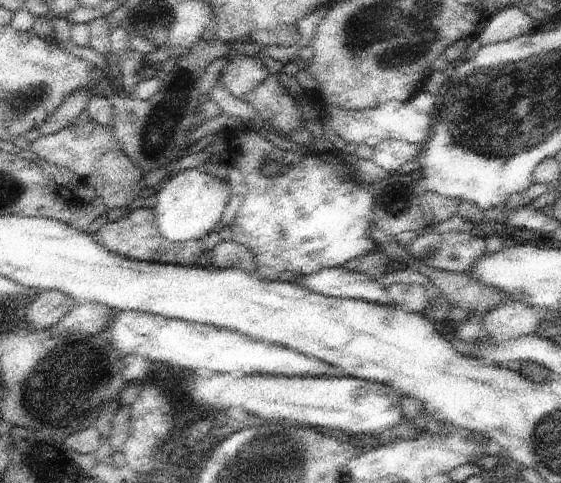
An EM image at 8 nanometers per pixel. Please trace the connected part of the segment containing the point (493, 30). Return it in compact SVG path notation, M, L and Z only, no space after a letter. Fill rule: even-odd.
M506 7L490 19L486 27L474 39L483 46L510 41L531 31L532 24L535 23L525 11L516 7Z

